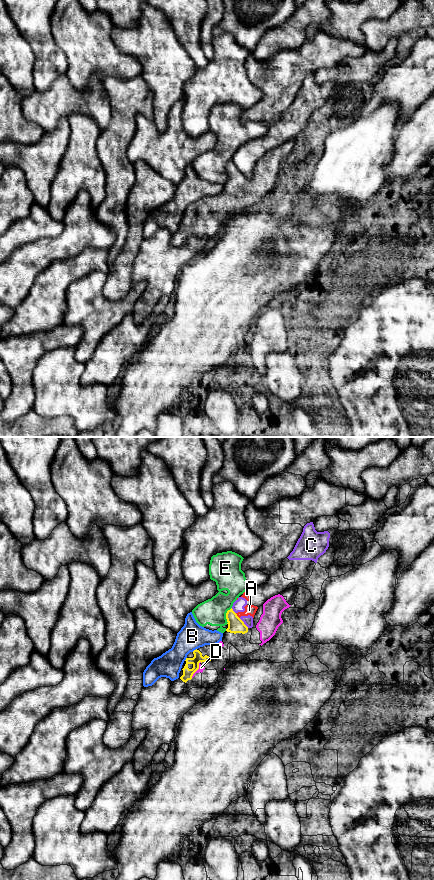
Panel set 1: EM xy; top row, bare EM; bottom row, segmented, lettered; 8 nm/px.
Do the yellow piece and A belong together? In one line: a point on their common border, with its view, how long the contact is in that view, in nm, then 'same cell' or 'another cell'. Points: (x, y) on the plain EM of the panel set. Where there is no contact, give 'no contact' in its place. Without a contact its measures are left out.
contact xy (237, 168); length 60 nm; another cell

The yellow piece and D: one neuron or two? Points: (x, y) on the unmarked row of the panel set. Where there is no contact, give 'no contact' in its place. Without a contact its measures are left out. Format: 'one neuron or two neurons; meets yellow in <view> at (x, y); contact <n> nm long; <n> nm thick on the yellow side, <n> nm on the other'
one neuron; meets yellow in xy at (198, 220); contact 150 nm long; 80 nm thick on the yellow side, 50 nm on the other

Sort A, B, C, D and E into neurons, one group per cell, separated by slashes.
A C / B / D / E

